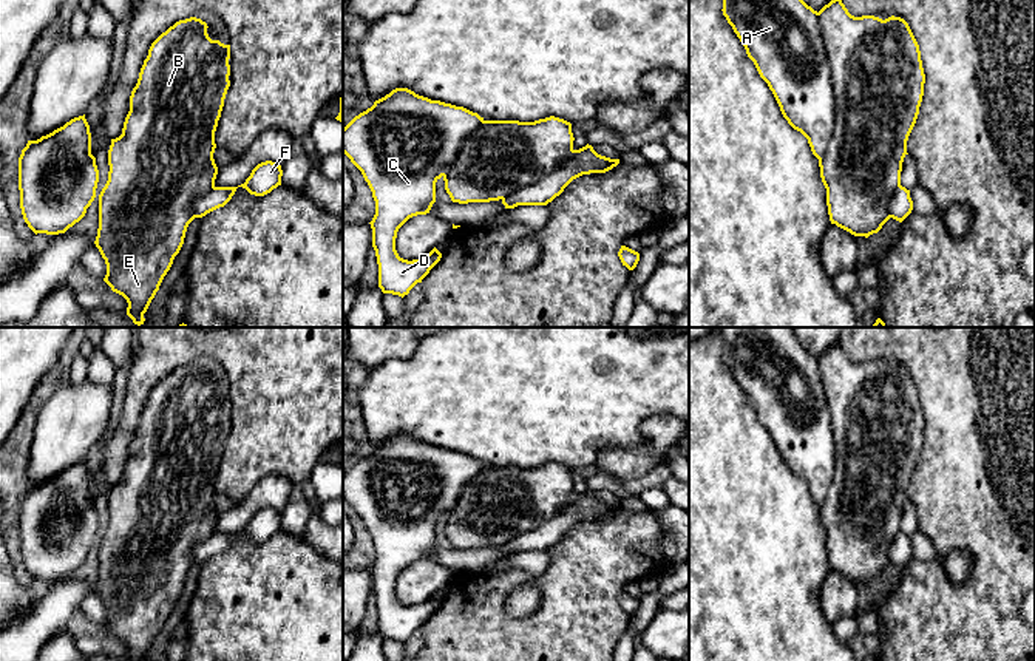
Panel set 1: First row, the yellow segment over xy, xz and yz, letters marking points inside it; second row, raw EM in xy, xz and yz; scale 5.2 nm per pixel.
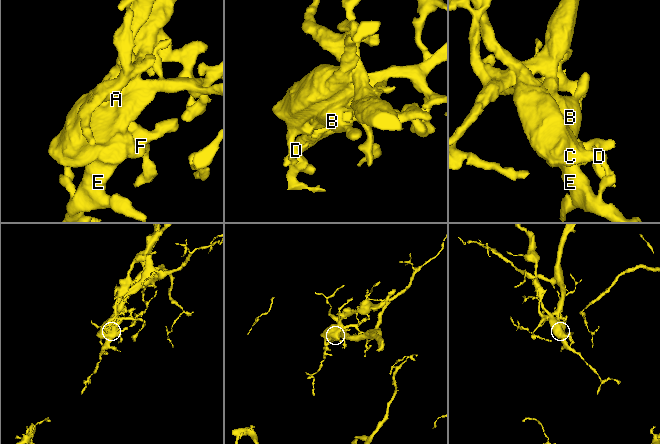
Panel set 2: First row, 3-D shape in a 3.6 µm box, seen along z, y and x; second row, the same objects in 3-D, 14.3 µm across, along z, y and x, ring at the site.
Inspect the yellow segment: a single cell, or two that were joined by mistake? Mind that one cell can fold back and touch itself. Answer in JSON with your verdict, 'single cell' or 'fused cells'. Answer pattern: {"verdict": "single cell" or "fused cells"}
{"verdict": "fused cells"}

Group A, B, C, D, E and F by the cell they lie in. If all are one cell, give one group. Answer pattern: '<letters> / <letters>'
A C D F / B E

